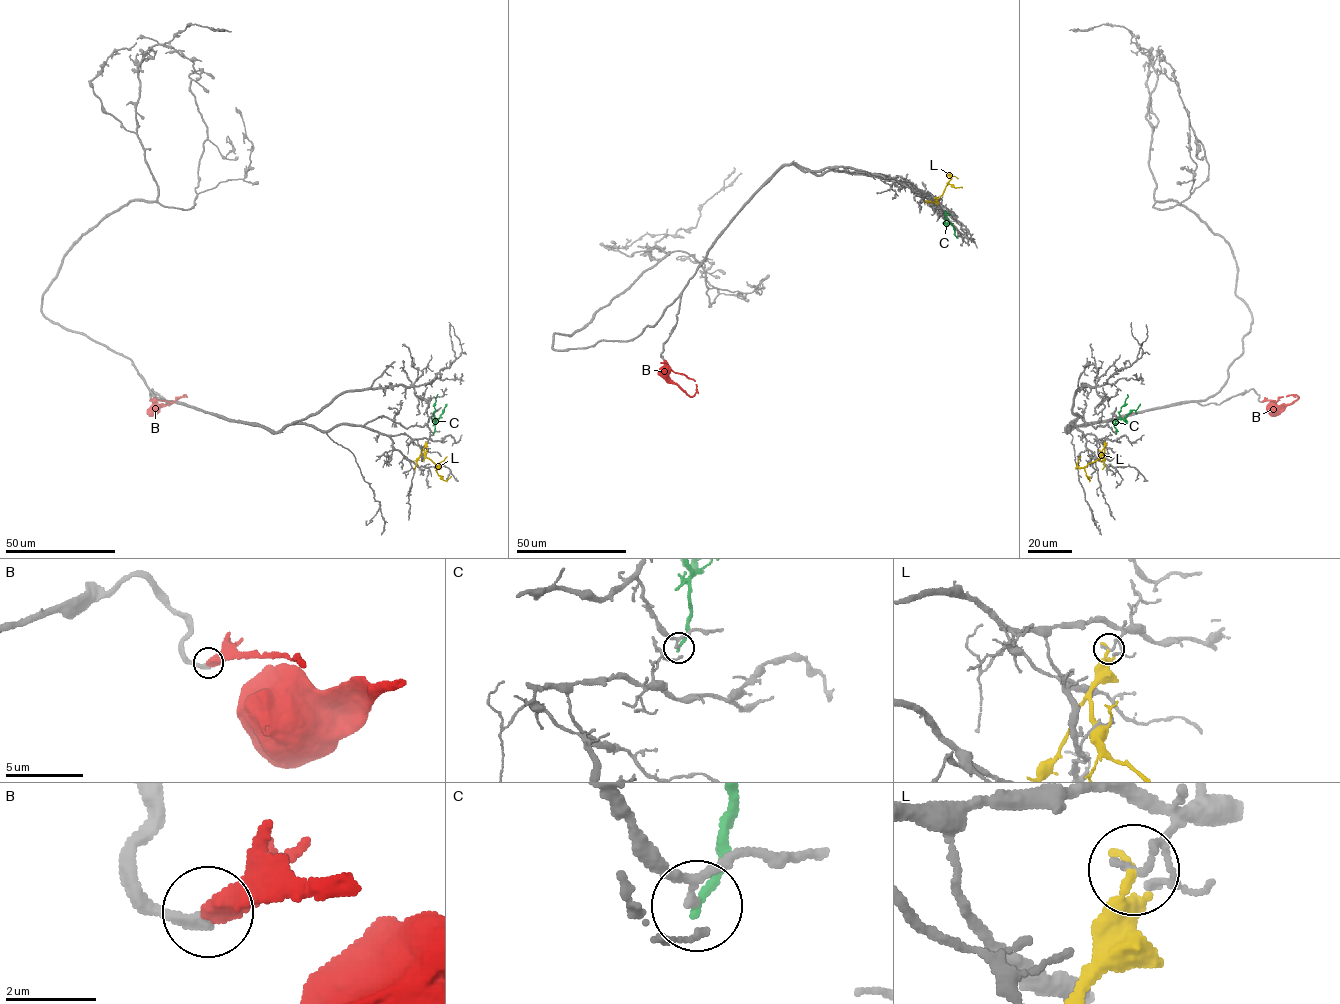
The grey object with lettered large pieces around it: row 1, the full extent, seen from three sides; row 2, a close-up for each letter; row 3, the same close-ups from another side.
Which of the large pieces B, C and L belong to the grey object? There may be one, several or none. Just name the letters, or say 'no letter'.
B

